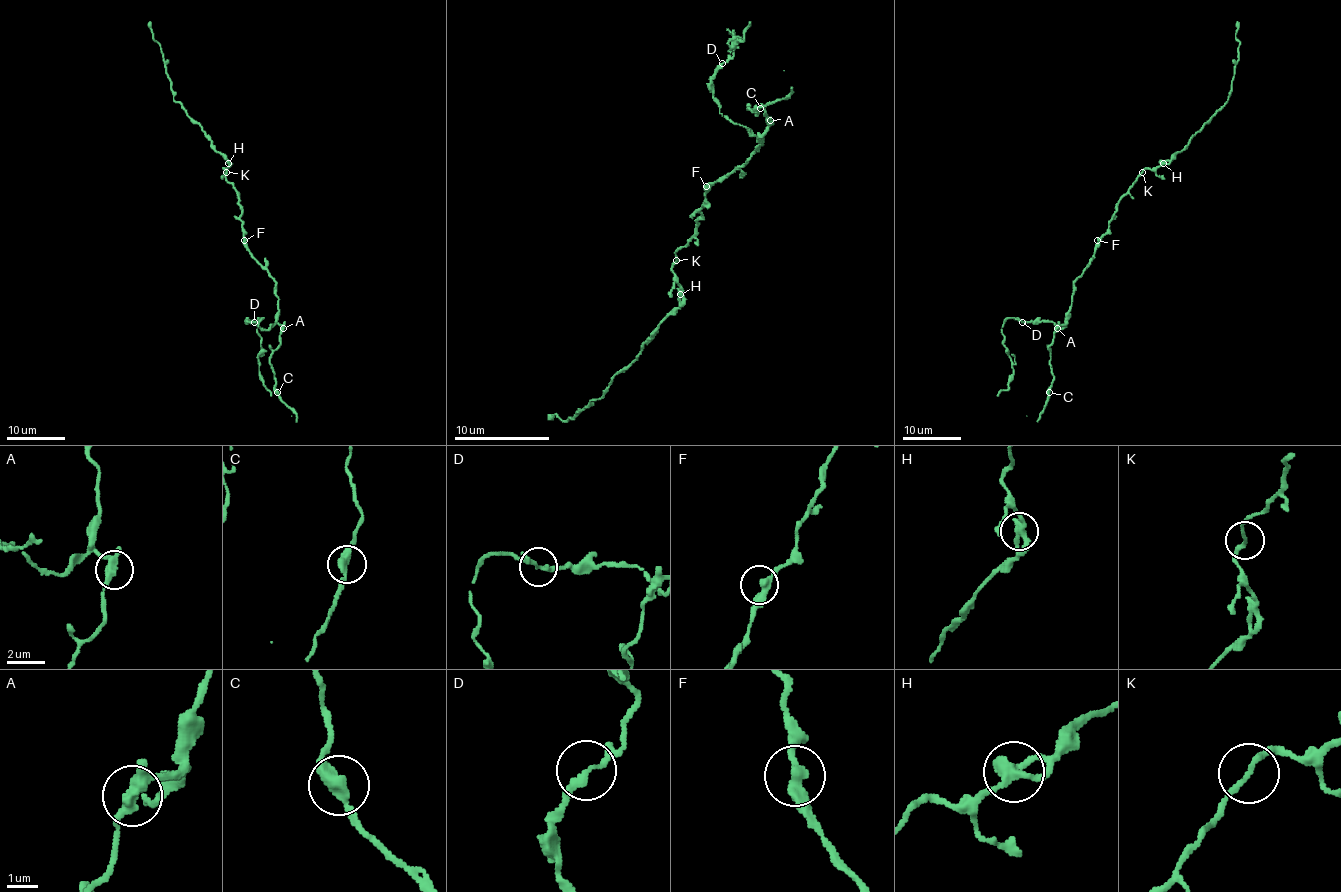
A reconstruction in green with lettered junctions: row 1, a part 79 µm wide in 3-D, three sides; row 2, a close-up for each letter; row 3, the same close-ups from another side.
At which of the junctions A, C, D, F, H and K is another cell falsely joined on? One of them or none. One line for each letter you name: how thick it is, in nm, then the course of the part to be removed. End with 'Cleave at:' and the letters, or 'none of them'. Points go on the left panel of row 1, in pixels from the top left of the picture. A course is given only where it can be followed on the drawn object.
Cleave at: none of them

